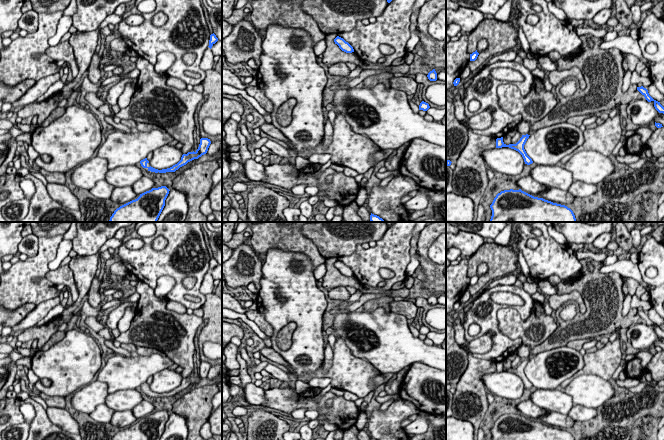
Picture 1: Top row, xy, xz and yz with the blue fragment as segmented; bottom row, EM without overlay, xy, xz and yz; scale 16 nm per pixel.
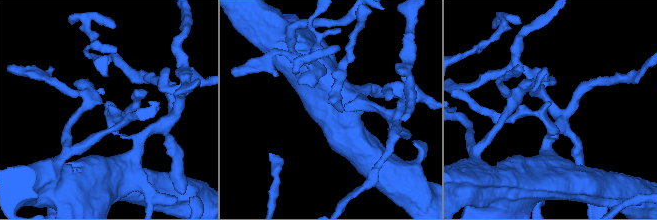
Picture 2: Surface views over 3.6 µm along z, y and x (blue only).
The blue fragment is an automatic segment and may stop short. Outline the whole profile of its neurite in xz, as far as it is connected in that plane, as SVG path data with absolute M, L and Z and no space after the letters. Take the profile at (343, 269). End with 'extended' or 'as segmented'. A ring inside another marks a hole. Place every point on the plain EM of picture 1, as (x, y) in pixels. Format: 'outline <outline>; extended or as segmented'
outline M337 260L334 263L334 266L335 266L335 268L337 268L339 270L339 272L342 275L344 275L346 277L352 277L352 276L354 276L353 271L348 266L346 266L343 262Z; as segmented

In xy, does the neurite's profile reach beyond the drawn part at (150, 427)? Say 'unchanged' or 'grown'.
unchanged

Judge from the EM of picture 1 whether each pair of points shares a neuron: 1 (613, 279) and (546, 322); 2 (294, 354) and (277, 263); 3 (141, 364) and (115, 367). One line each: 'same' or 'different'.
1: different
2: same
3: same

